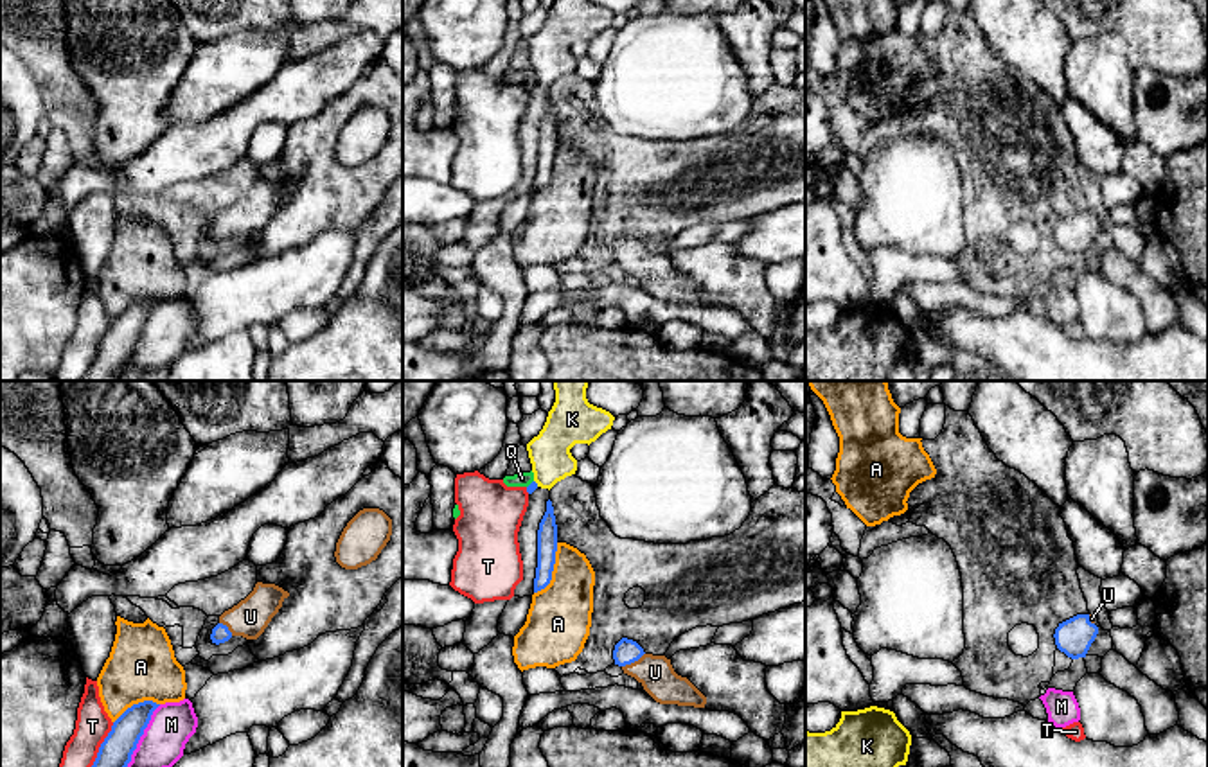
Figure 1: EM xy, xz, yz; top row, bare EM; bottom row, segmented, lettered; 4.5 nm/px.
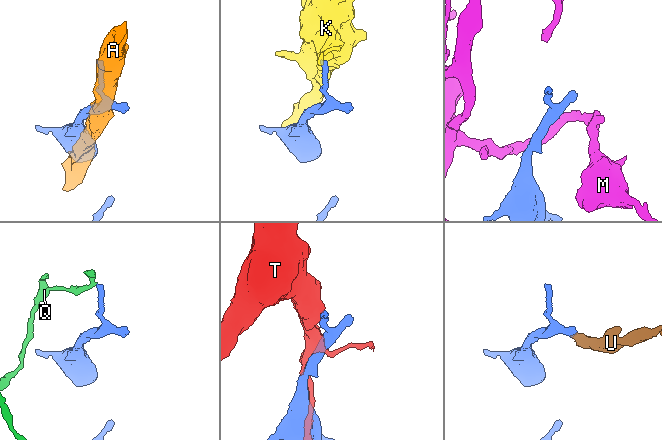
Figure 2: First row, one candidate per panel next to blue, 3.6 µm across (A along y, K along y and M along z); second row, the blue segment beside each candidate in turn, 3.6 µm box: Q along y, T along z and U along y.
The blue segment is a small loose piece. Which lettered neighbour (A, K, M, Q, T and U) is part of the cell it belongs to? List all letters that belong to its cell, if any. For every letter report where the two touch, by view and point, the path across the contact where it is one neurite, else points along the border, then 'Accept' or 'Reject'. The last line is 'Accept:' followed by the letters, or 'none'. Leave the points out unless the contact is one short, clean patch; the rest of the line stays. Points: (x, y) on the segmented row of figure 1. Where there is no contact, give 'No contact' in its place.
A: Touches blue at xz (552, 570). Reject
K: Touches blue at xz (536, 484). Reject
M: Touches blue at xy (142, 733). Reject
Q: Touches blue at xz (531, 484). Boundary: xz (532, 480), (527, 487). Reject
T: Touches blue at xy (101, 744). Reject
U: Touches blue at xz (633, 661). Path across: xz (626, 651), (633, 661), (655, 672). Accept
Accept: U

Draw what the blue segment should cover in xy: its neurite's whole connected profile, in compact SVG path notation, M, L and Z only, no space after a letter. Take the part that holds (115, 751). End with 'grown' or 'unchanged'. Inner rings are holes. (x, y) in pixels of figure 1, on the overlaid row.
M144 701L128 708L111 726L92 767L128 767L153 711L160 704Z | unchanged

